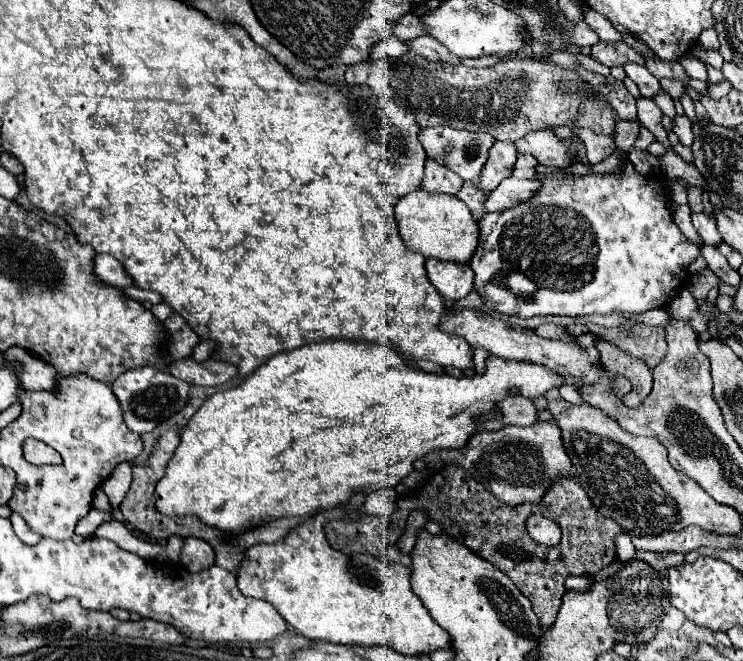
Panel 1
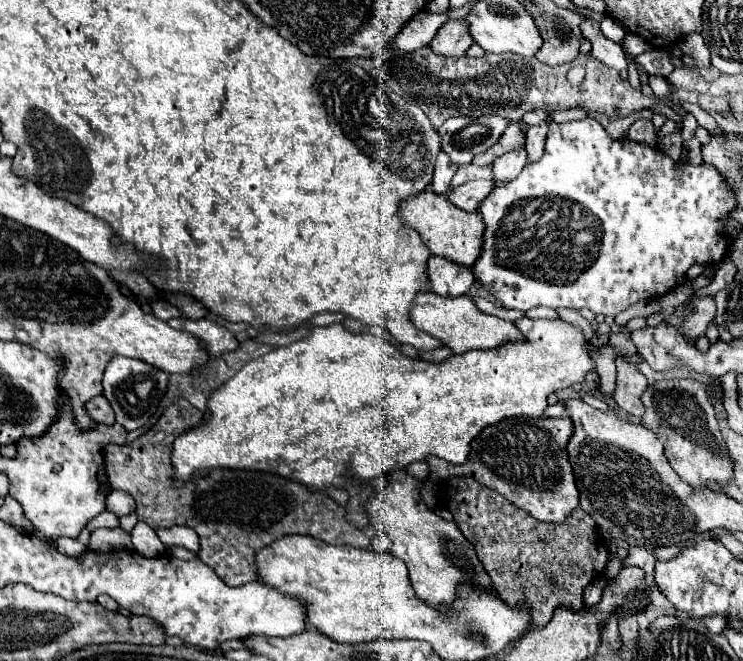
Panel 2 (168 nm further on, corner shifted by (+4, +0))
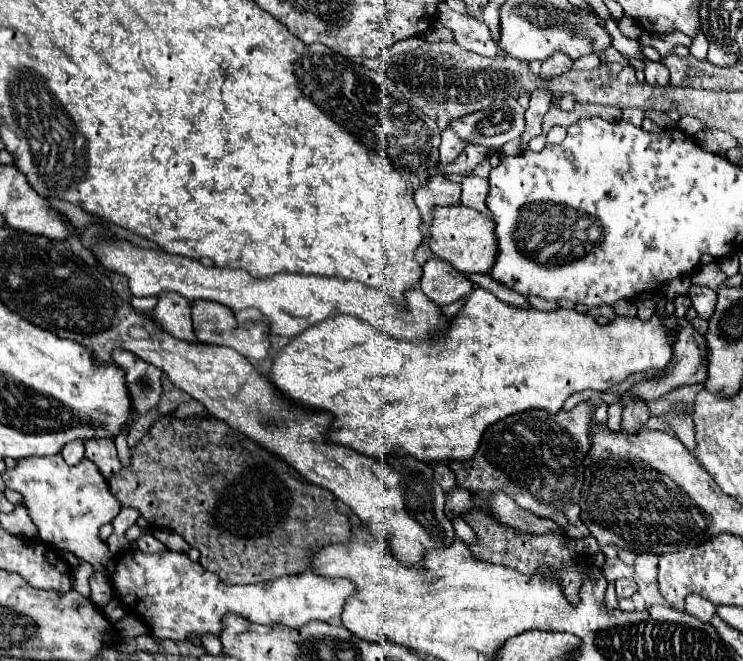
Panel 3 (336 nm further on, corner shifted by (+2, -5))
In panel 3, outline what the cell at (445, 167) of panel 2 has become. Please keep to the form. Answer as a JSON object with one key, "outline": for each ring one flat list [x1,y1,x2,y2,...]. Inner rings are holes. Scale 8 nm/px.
{"outline":[[445,128,445,130,441,132,441,146,439,146,441,158,439,158,439,162,441,162,441,164,453,162,453,160,461,154,461,150,463,150,465,146,467,146,467,142,461,142,461,138,457,138,457,134,453,134,453,130]]}

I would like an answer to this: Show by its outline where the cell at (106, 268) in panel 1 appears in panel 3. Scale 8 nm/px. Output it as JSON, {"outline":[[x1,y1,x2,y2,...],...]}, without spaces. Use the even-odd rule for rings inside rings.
{"outline":[[163,292,159,296,159,304,153,310,153,316,171,336,199,344,191,328,191,306,177,292]]}

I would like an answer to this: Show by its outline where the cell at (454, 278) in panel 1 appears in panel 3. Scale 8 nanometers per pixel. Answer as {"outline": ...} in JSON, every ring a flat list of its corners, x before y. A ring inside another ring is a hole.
{"outline":[[431,258,423,264,419,286,423,294,439,306,465,298,473,290,473,284,465,278,465,274,457,272,449,262,441,258]]}

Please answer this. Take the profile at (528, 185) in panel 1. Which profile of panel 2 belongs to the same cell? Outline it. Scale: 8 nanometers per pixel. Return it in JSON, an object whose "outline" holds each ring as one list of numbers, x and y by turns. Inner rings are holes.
{"outline":[[469,181,463,183,461,187,453,189,447,193,447,199,451,203,455,203,459,209,465,211,477,211,479,205,483,203,483,197,487,197,487,193,491,193,491,189,495,189,495,181]]}

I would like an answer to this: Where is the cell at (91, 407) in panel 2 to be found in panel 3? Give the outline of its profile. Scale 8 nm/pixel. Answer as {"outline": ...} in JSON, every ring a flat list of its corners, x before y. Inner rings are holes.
{"outline":[[113,438,95,439,85,442,85,458,97,464,99,472,109,478,121,468]]}

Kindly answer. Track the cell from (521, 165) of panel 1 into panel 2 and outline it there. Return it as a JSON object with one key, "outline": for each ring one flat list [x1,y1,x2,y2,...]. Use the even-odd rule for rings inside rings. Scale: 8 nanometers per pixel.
{"outline":[[547,125,529,127,529,131,527,131,527,143,525,143,529,163,531,163,531,161,537,161,537,159,543,155,543,149,545,149,545,135,547,135]]}

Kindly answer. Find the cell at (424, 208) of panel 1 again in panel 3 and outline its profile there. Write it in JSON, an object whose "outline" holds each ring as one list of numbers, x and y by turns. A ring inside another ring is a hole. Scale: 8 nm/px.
{"outline":[[463,204,449,206,449,208,441,206,433,210,433,222,429,230,431,230,429,248,433,256,449,262,455,270,463,274,471,274,471,272,487,274,493,268,497,256,495,222,491,218,485,218,481,212]]}

